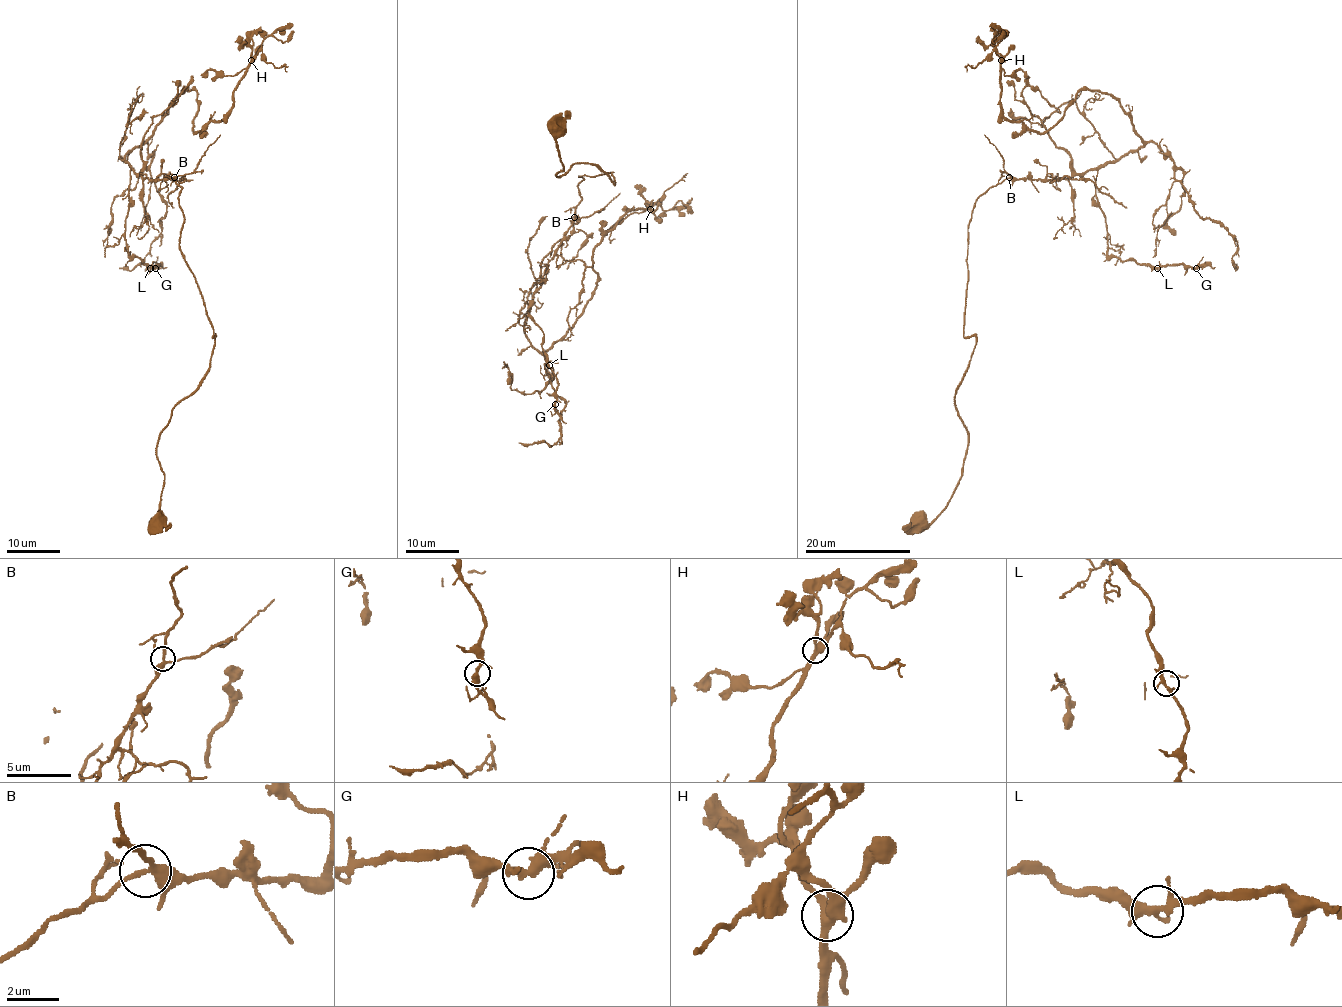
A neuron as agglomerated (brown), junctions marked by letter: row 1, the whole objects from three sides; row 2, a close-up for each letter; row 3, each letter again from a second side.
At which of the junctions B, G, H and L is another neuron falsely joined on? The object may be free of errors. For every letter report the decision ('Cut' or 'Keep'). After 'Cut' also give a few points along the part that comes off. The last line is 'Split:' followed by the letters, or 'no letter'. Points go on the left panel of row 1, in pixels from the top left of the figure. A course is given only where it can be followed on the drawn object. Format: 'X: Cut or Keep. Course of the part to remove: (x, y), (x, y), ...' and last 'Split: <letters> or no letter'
B: Keep
G: Keep
H: Keep
L: Keep
Split: no letter

